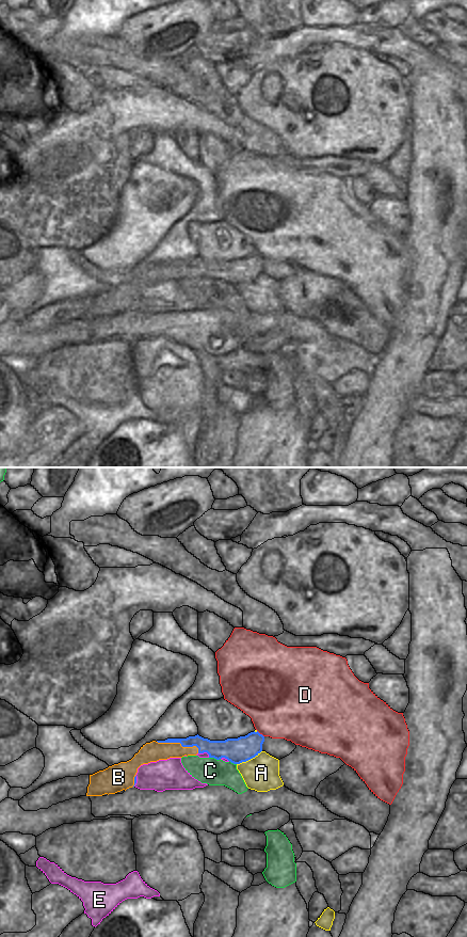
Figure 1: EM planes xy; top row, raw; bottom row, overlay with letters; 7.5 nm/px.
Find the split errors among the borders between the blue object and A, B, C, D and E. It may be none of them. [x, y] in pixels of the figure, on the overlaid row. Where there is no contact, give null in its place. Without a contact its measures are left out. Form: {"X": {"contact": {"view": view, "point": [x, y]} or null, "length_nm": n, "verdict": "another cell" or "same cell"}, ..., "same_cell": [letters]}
{"A": {"contact": {"view": "xy", "point": [248, 759]}, "length_nm": 220, "verdict": "another cell"}, "B": {"contact": {"view": "xy", "point": [179, 742]}, "length_nm": 340, "verdict": "same cell"}, "C": {"contact": {"view": "xy", "point": [214, 758]}, "length_nm": 90, "verdict": "another cell"}, "D": {"contact": {"view": "xy", "point": [259, 733]}, "length_nm": 80, "verdict": "another cell"}, "E": {"contact": {"view": "xy", "point": [205, 751]}, "length_nm": 90, "verdict": "another cell"}, "same_cell": ["B"]}

